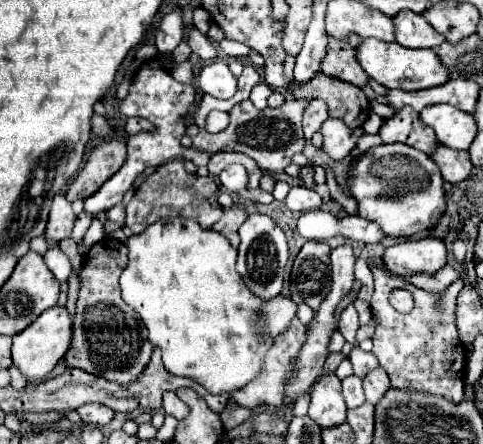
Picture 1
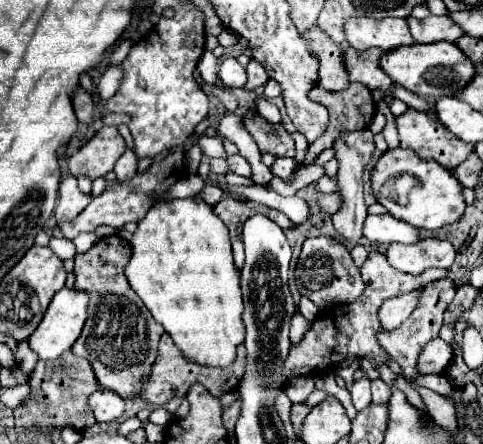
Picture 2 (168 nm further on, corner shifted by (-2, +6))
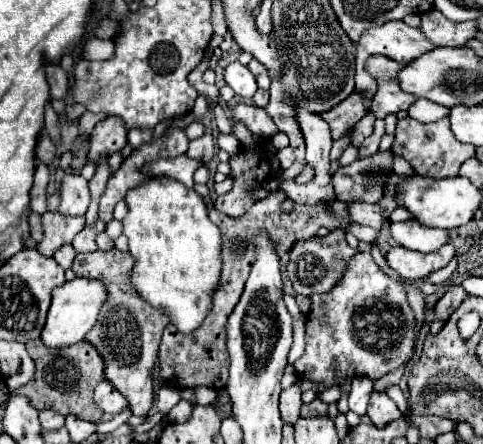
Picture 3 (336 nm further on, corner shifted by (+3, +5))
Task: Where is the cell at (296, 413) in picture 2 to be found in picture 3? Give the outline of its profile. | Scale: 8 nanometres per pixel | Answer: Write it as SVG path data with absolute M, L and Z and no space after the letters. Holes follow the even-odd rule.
M316 398L310 404L302 406L300 416L302 418L308 418L308 416L326 416L326 410L328 410L328 404L324 404L320 398Z

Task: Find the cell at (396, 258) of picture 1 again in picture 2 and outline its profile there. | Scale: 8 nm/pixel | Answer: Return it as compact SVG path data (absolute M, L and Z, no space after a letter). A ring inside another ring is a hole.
M421 239L413 245L391 243L387 249L387 259L397 271L421 275L431 267L449 269L455 261L455 249L443 239Z

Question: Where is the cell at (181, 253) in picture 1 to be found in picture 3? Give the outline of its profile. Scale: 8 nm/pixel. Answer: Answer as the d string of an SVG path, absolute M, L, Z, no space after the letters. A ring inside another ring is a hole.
M158 176L126 194L128 216L122 220L124 234L130 240L128 252L134 258L130 280L140 298L152 308L162 310L180 334L192 334L212 310L212 298L220 282L222 272L222 238L220 228L210 222L206 202L194 190L184 188L172 178Z

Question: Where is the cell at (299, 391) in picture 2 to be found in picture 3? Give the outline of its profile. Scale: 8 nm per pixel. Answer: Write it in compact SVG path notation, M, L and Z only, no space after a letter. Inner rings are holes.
M298 380L290 388L282 390L282 394L280 394L282 420L288 424L294 424L298 420L300 406L302 406L302 388L300 388L300 380Z

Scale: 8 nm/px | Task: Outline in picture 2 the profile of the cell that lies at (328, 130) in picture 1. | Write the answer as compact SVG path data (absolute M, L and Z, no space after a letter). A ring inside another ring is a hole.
M361 129L355 133L343 133L337 143L335 143L335 151L337 151L337 161L339 161L339 173L337 173L337 185L339 185L339 195L343 197L343 209L339 209L339 213L333 215L333 225L339 231L339 235L343 235L349 241L359 241L359 237L363 235L363 221L367 217L367 207L363 203L363 171L367 167L367 163L371 161L371 155L375 151L375 143L373 143L373 133L369 129Z

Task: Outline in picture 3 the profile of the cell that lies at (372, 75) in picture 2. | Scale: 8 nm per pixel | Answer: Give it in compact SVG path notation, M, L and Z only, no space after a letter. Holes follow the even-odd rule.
M370 56L366 60L366 72L376 78L378 90L372 100L370 111L376 118L384 118L386 114L408 110L414 102L412 94L406 94L398 86L398 70L402 64L386 58L386 56Z

